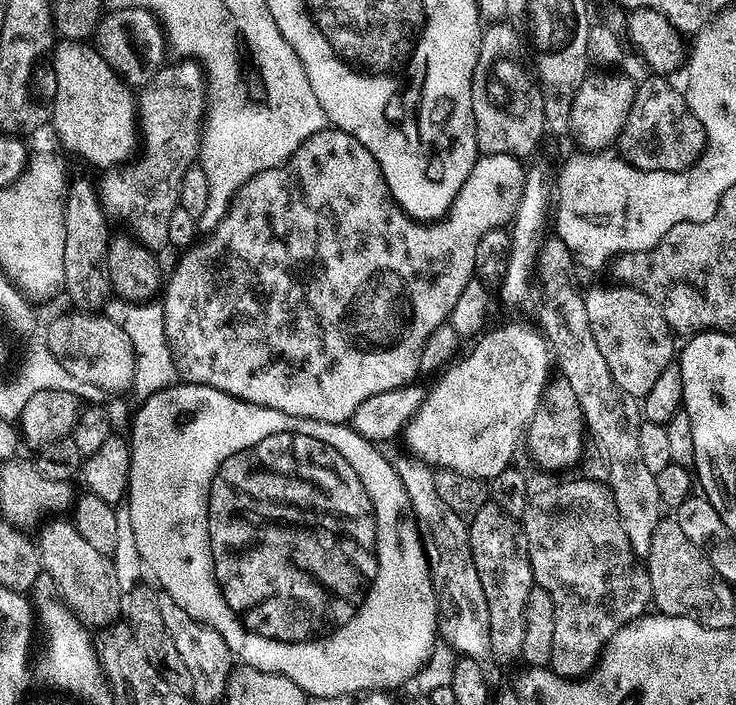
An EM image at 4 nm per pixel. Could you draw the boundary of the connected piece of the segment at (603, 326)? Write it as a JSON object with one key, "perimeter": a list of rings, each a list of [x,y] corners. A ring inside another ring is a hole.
{"perimeter":[[[592,288],[584,292],[586,318],[590,322],[590,334],[598,342],[598,351],[602,354],[614,382],[626,390],[626,394],[642,398],[650,394],[655,380],[674,362],[671,326],[662,318],[658,306],[646,298],[637,288]]]}

